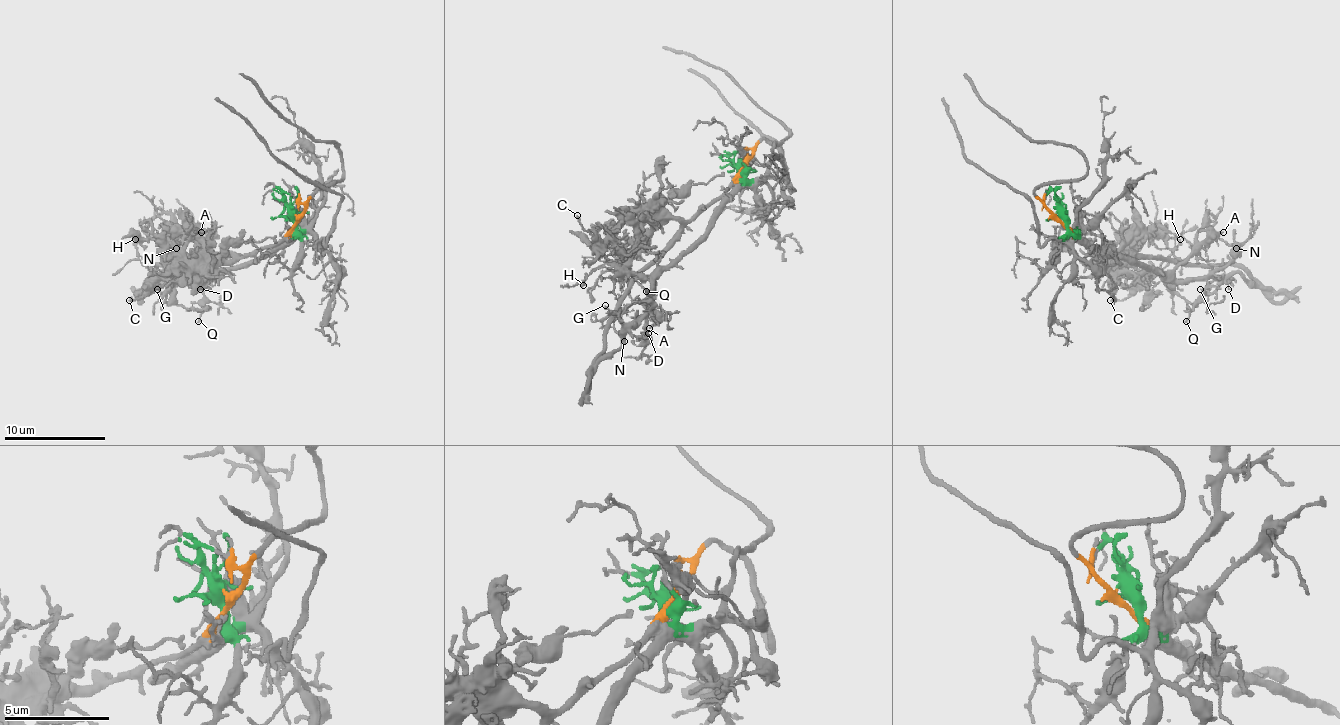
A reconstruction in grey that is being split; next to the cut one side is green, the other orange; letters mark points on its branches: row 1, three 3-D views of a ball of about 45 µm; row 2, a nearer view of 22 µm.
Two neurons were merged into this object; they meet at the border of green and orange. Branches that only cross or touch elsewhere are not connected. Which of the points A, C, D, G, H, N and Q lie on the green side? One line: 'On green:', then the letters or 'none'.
On green: A, D, G, N, Q

